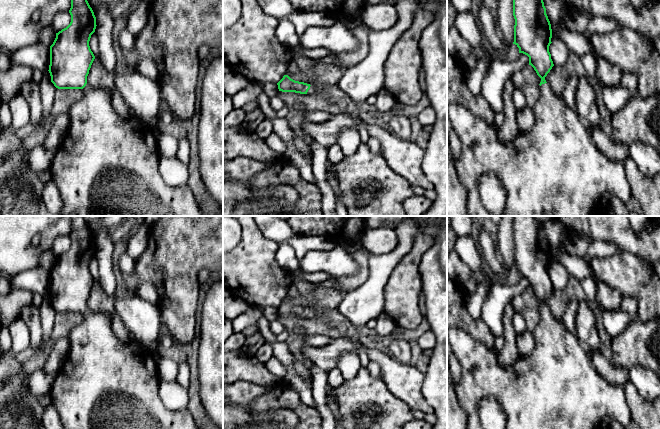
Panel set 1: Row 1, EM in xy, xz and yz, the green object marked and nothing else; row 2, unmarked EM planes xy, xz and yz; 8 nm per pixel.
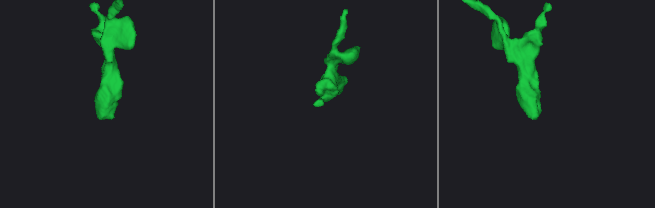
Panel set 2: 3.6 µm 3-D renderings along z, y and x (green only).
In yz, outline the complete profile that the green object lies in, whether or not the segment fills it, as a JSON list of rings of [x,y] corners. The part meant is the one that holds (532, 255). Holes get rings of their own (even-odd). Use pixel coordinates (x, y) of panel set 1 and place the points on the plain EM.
[[[513,216],[514,266],[519,277],[529,281],[529,289],[541,302],[541,318],[533,330],[535,348],[528,356],[519,355],[518,359],[508,368],[501,367],[498,361],[499,351],[489,349],[482,341],[474,339],[460,328],[450,328],[447,332],[452,354],[461,364],[461,379],[455,384],[457,398],[467,413],[467,429],[483,429],[478,416],[477,403],[493,396],[500,404],[506,416],[505,429],[610,429],[613,422],[627,427],[632,421],[631,412],[625,397],[623,385],[608,382],[594,368],[586,350],[580,344],[576,334],[571,333],[551,313],[545,301],[554,290],[549,276],[552,267],[551,248],[543,226],[535,216]]]

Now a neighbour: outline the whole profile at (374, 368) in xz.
[[[371,361],[368,364],[367,369],[372,378],[381,378],[381,367],[378,363]]]

